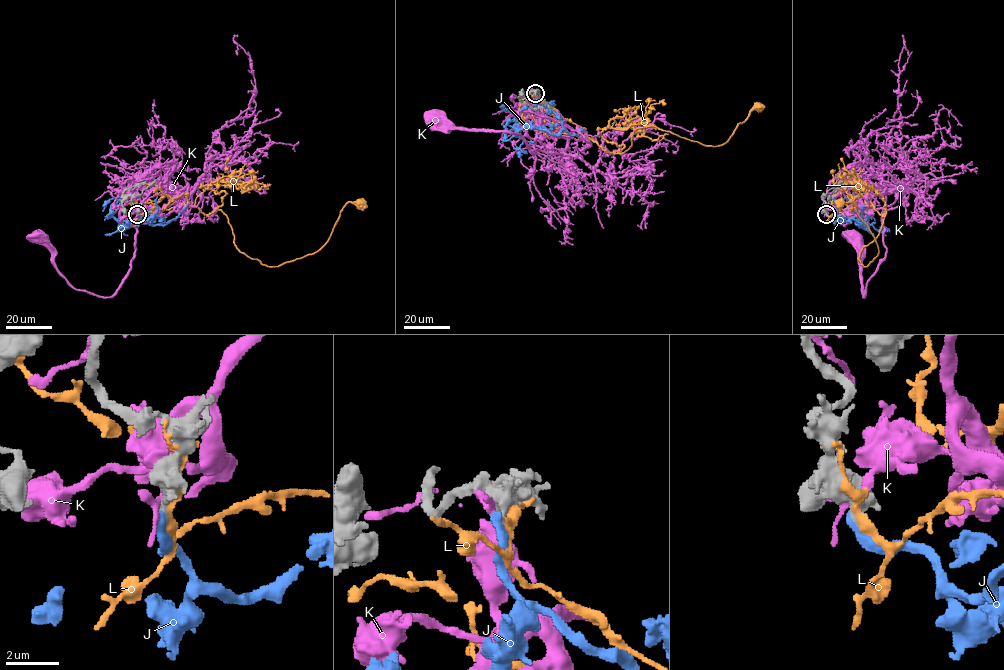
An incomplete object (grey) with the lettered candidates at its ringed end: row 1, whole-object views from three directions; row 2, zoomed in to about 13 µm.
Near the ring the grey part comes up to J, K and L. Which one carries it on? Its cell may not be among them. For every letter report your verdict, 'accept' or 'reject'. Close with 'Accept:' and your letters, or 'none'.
J: accept
K: reject
L: reject
Accept: J

